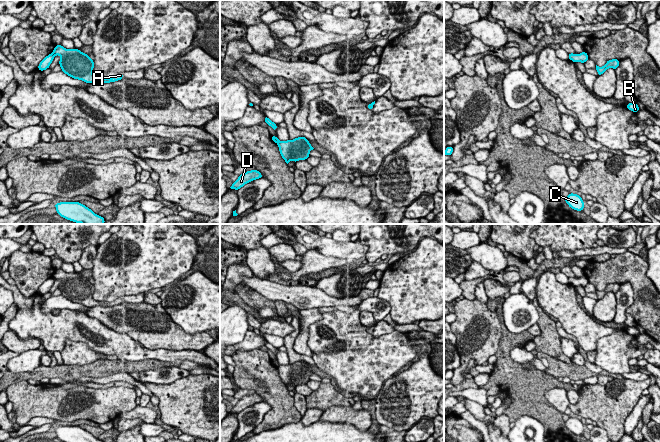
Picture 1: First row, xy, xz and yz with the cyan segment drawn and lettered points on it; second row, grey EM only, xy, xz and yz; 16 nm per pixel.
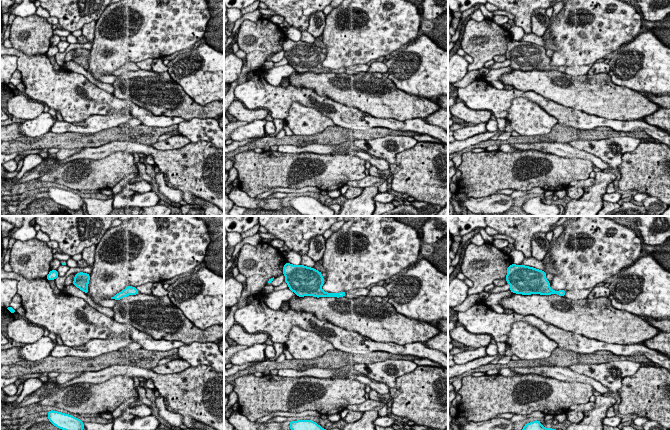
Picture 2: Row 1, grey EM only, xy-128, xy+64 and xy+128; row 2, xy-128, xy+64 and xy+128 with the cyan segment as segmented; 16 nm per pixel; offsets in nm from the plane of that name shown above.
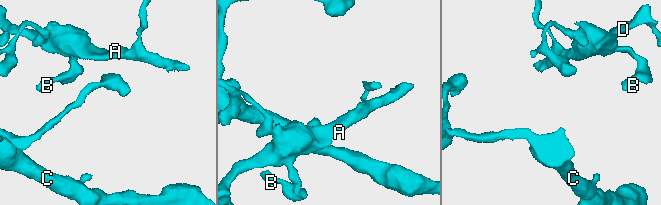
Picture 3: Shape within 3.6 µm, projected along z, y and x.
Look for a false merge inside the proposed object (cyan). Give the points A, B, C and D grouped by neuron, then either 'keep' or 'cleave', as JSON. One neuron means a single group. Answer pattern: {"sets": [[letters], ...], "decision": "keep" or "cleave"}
{"sets": [["A", "B", "D"], ["C"]], "decision": "cleave"}

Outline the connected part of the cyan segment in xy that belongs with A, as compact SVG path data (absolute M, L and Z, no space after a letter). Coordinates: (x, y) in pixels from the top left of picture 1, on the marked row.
M56 45L53 49L54 55L61 57L59 65L61 71L73 79L82 80L85 83L111 83L123 79L123 73L119 73L112 78L96 77L93 75L94 61L88 54L79 49L66 49L62 45Z

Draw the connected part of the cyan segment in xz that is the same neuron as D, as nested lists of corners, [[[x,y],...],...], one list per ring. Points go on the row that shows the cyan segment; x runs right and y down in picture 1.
[[[256,169],[244,172],[241,175],[239,175],[238,179],[235,182],[233,182],[230,188],[234,190],[239,190],[245,184],[259,178],[263,178],[263,175]]]

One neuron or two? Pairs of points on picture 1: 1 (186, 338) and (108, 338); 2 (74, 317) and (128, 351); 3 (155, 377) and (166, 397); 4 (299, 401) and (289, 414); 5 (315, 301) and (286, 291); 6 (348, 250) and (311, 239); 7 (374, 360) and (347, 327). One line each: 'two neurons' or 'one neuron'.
1: two neurons
2: one neuron
3: two neurons
4: two neurons
5: one neuron
6: one neuron
7: one neuron

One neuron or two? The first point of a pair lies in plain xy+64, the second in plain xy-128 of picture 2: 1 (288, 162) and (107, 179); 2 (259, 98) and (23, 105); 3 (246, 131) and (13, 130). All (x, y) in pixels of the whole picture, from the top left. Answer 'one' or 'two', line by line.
1: one
2: two
3: two

